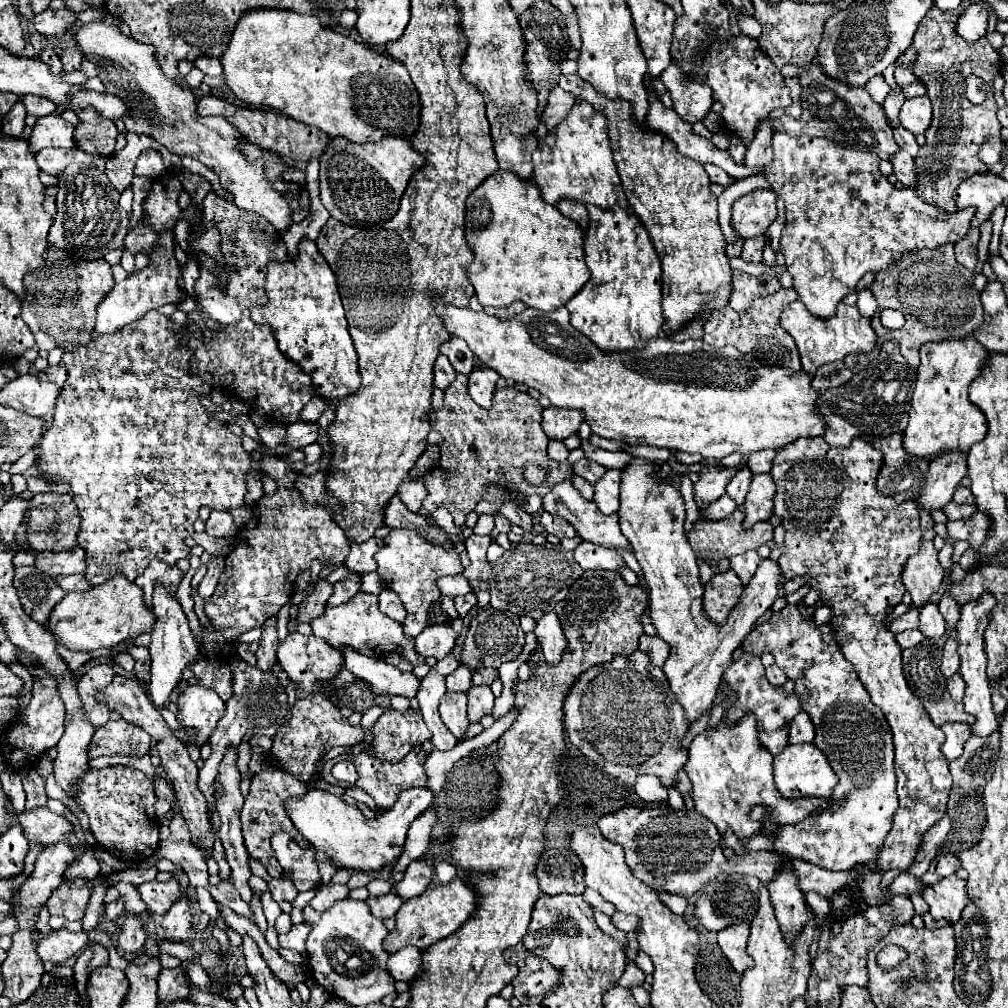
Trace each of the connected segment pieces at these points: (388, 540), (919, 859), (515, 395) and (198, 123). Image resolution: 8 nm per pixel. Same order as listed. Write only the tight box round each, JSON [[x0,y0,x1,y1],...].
[[374,530,464,638],[908,814,950,876],[424,374,572,526],[74,20,292,232]]

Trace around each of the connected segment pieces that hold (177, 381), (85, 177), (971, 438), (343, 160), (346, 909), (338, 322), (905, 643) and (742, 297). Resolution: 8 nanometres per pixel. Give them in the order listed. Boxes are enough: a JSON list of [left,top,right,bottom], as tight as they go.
[[36,310,250,584],[48,164,128,258],[904,336,990,458],[320,136,424,226],[304,900,396,1006],[252,240,358,402],[896,630,926,648],[728,270,781,312]]

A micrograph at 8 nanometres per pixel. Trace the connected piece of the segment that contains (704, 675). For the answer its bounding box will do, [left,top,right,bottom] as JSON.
[620,458,780,722]

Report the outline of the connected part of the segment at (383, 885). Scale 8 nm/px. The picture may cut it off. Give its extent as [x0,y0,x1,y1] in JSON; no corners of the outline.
[368,878,390,896]

